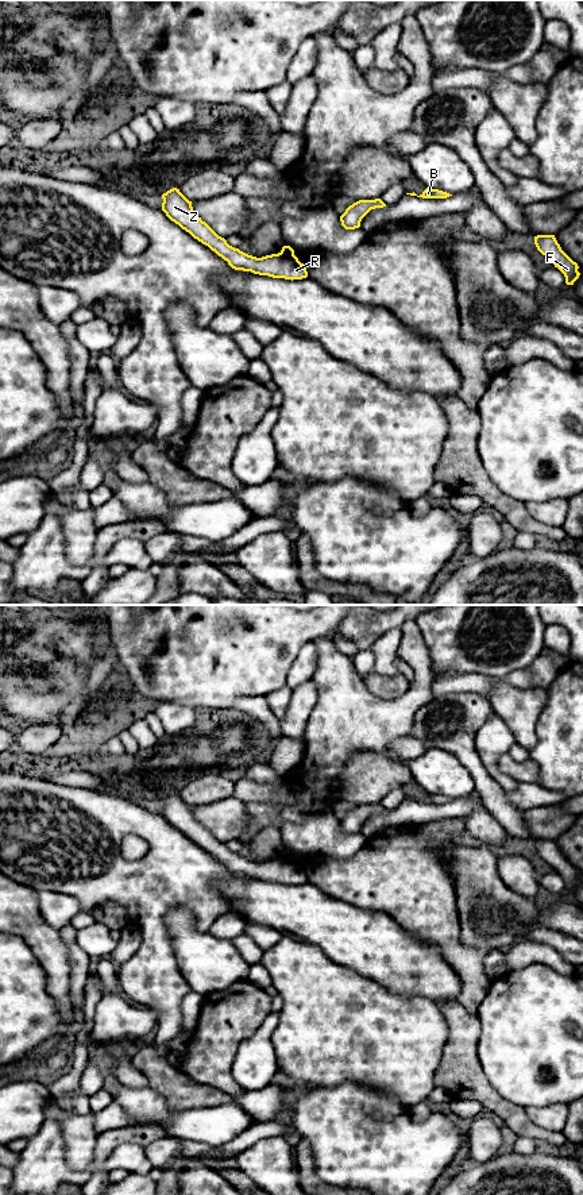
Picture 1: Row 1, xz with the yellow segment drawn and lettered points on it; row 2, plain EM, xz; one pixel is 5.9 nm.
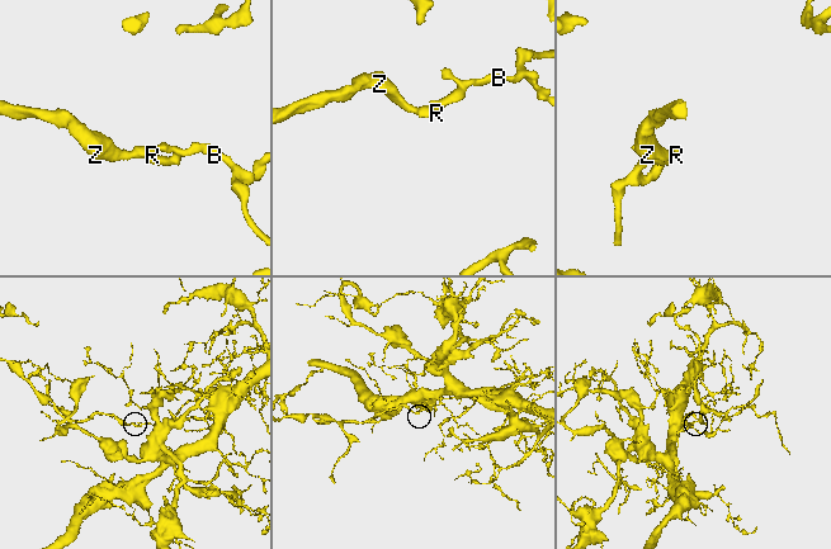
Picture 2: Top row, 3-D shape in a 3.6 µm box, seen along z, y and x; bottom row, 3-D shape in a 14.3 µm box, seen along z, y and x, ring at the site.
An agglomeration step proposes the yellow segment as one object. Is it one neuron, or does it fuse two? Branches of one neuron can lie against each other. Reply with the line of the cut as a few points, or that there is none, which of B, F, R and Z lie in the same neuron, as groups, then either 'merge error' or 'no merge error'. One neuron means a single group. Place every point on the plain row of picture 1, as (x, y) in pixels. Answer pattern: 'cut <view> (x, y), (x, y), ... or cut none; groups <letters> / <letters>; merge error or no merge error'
cut xz (280, 858), (297, 864); groups B F / R Z; merge error

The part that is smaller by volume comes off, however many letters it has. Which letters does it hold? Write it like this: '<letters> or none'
R, Z

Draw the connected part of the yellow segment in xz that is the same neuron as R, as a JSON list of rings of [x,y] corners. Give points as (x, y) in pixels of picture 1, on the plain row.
[[[179,794],[167,795],[162,799],[162,803],[162,816],[166,821],[227,866],[232,874],[292,886],[308,882],[304,868],[296,863],[281,857],[256,863],[229,851],[224,843],[219,841],[196,820],[192,806]]]

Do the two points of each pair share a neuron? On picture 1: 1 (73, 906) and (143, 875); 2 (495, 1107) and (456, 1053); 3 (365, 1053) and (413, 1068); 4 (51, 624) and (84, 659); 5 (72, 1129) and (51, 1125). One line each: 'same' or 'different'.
1: different
2: same
3: same
4: same
5: different

